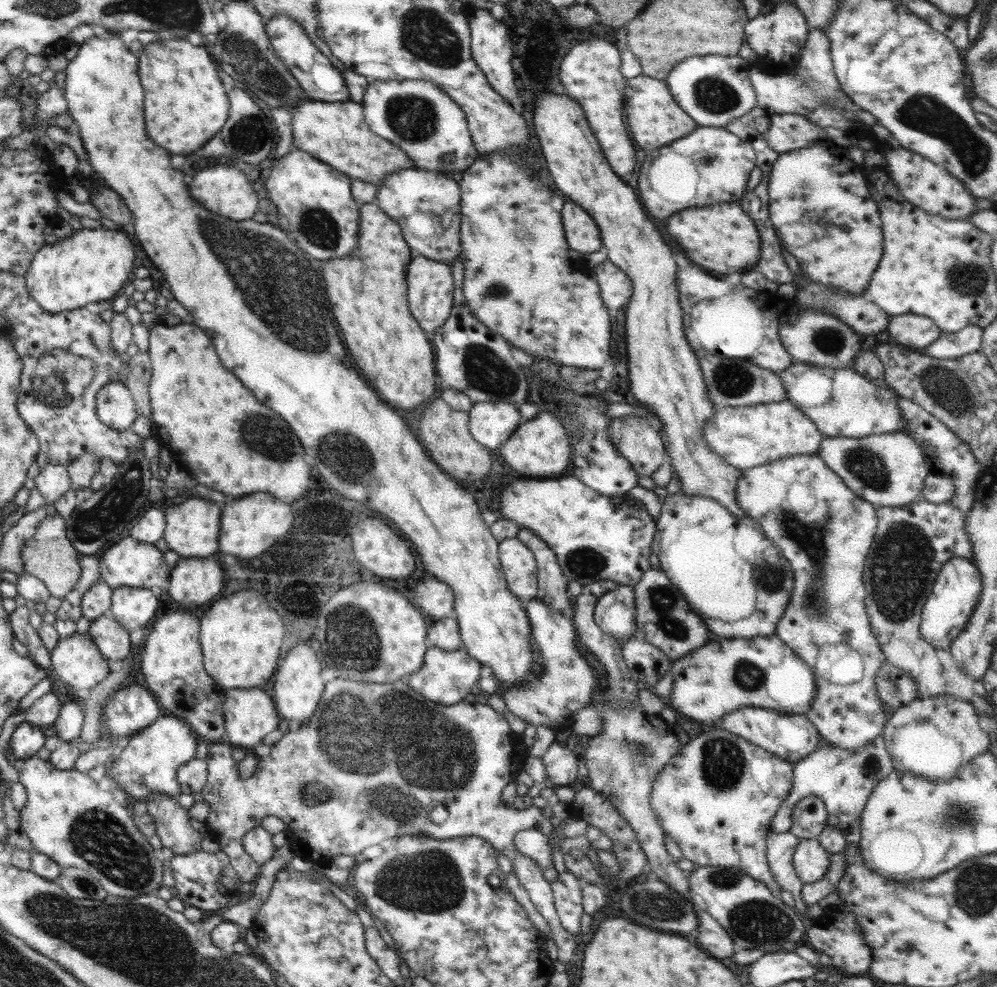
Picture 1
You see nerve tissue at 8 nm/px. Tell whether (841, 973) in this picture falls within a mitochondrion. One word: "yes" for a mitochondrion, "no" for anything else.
no

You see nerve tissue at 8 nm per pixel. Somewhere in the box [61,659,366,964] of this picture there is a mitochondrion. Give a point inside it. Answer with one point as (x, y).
(102, 841)

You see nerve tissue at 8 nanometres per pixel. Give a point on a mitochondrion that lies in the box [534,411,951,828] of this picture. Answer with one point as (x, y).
(901, 565)

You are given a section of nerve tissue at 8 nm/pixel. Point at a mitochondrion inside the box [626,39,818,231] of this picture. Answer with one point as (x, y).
(714, 95)

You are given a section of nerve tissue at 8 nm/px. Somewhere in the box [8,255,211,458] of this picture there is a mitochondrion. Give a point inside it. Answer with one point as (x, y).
(45, 387)

